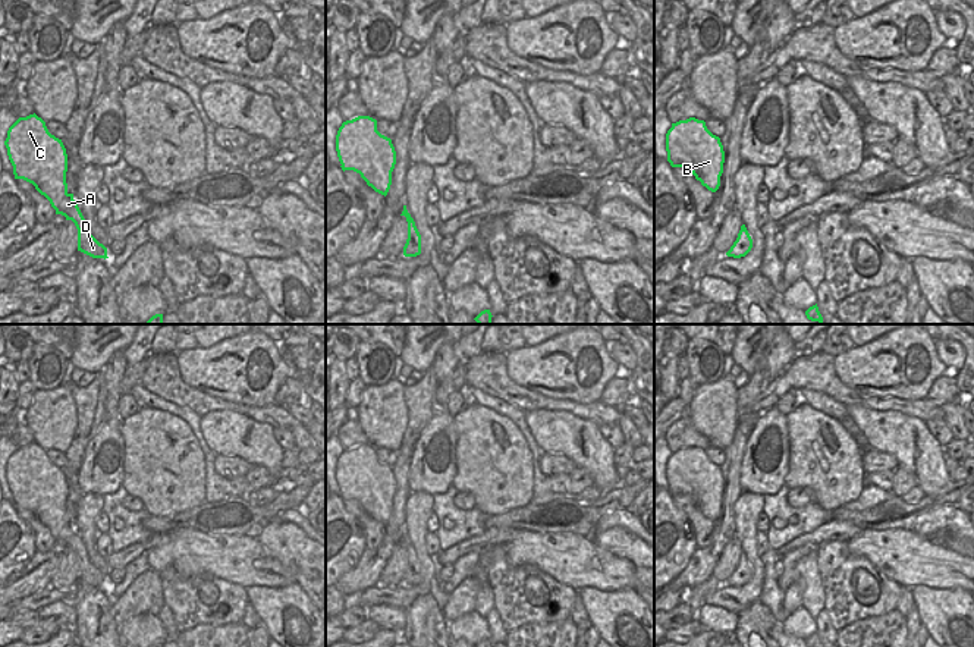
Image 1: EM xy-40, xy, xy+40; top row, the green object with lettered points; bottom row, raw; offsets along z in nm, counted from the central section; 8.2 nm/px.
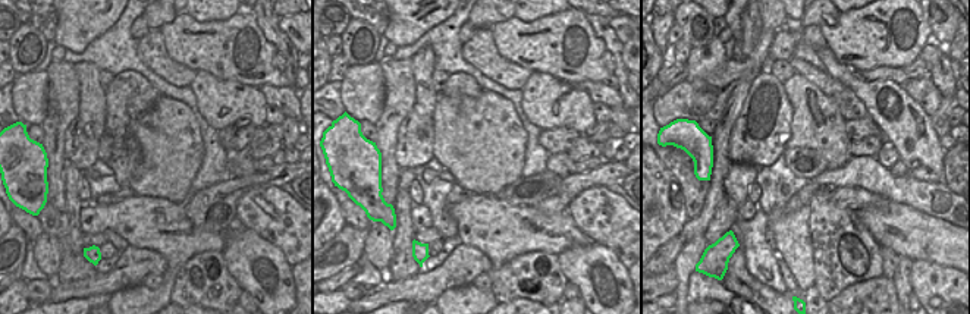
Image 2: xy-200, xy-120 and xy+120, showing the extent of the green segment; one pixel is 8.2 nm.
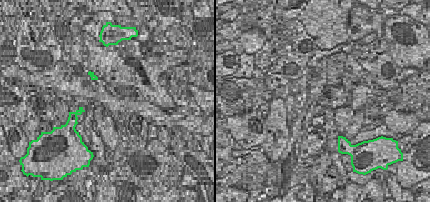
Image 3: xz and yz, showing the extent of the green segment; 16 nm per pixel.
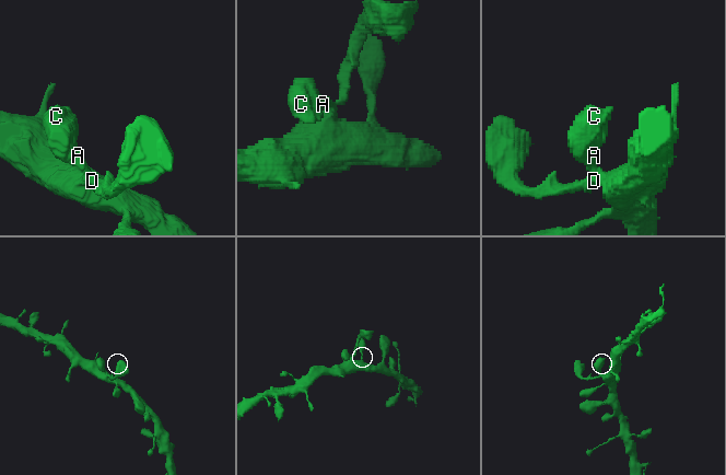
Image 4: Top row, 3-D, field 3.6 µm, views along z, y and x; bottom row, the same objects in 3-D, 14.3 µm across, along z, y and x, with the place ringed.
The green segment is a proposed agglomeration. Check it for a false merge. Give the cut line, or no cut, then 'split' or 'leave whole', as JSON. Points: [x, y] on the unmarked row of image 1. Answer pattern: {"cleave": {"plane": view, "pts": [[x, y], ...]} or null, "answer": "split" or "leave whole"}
{"cleave": null, "answer": "leave whole"}

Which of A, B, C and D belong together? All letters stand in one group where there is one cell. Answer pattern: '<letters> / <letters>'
A B C D

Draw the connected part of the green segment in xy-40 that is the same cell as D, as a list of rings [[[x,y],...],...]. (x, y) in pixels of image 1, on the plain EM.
[[[35,442],[19,446],[4,469],[15,508],[23,508],[44,524],[56,543],[72,549],[78,558],[78,580],[92,587],[109,587],[107,577],[89,560],[87,550],[67,521],[67,483],[62,468],[51,464]]]

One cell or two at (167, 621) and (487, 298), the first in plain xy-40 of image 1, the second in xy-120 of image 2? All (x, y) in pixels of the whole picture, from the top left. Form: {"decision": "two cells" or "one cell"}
{"decision": "two cells"}

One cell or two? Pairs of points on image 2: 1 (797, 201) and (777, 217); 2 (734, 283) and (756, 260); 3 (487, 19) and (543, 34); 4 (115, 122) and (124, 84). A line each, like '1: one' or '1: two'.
1: two
2: two
3: two
4: one

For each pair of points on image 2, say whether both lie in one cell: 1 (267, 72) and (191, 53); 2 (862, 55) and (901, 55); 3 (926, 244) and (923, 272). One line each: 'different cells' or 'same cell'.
1: same cell
2: same cell
3: different cells

